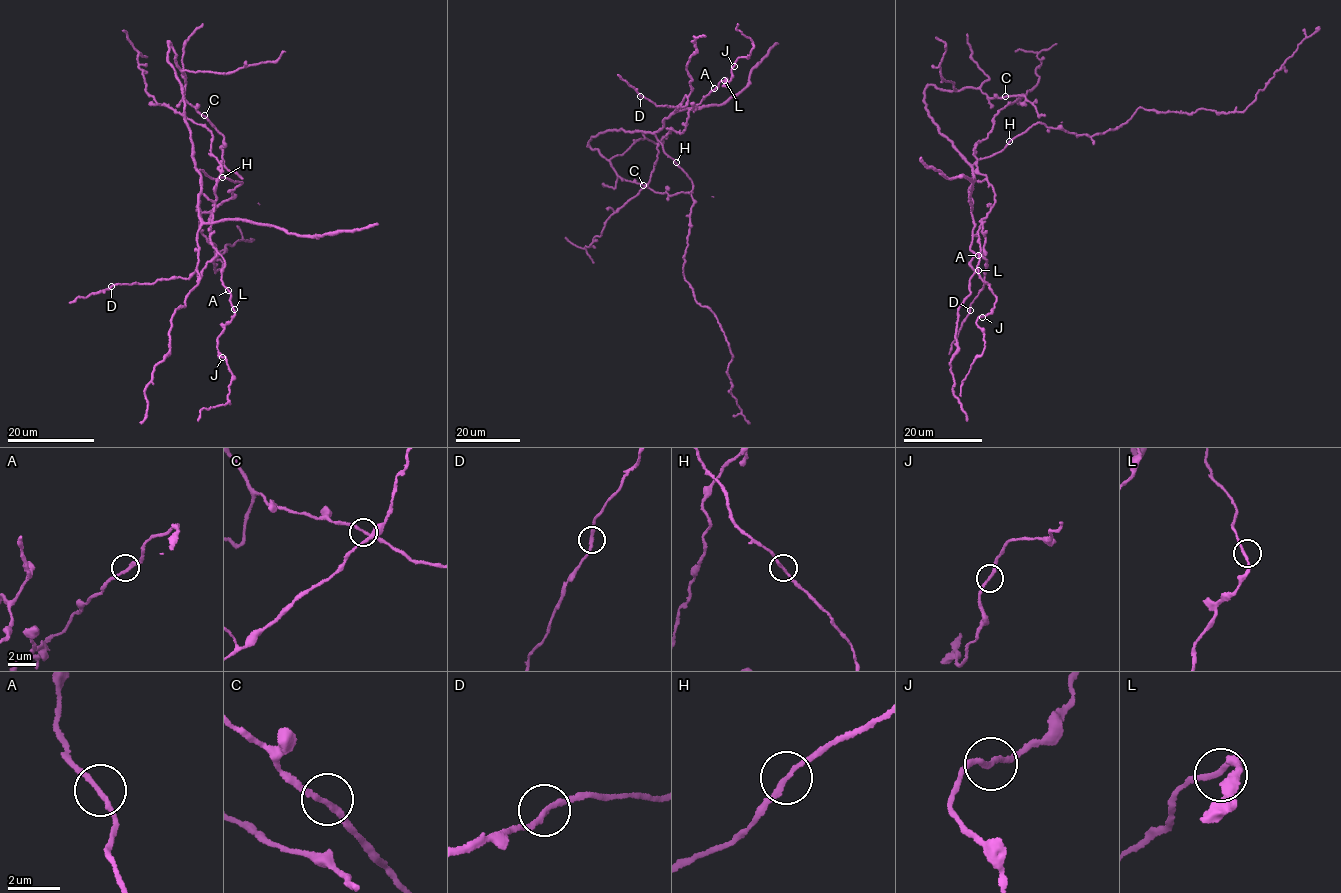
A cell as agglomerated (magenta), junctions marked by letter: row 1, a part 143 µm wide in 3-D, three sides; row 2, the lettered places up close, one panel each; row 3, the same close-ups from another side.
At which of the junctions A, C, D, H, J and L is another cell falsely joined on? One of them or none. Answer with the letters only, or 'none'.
none

